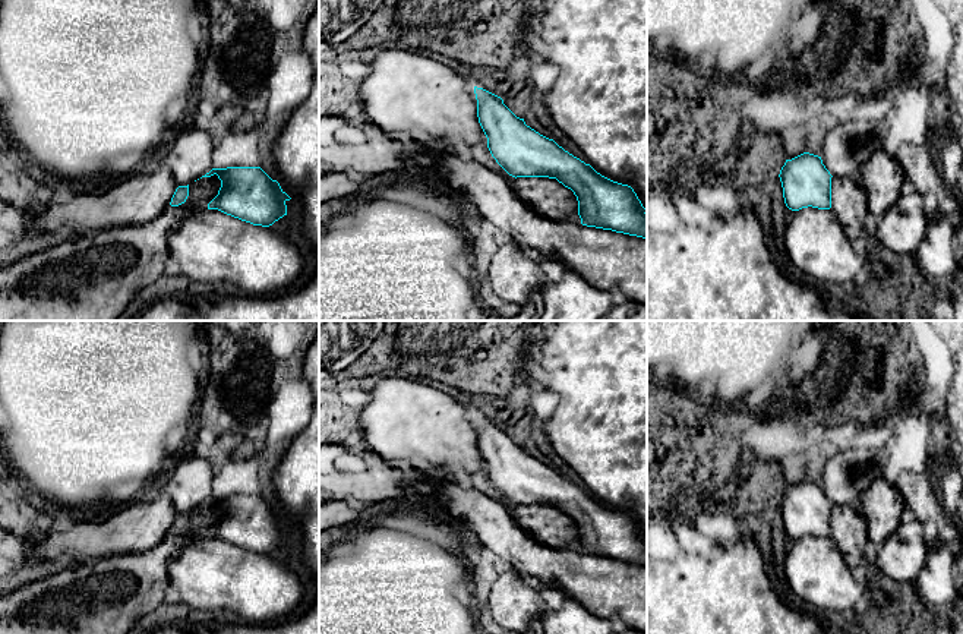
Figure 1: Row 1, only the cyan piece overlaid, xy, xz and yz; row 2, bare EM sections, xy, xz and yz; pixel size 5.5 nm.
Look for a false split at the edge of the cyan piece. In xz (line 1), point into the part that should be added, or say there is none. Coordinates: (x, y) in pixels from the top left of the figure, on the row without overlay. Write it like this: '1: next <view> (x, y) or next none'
1: next none

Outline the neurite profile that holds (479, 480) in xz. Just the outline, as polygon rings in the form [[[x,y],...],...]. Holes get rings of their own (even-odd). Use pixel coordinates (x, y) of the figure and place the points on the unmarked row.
[[[477,471],[465,479],[462,479],[465,483],[468,483],[471,488],[474,488],[476,491],[498,499],[502,505],[505,505],[509,511],[515,510],[515,505],[509,504],[498,491],[496,488],[492,485],[487,473],[483,471]]]

